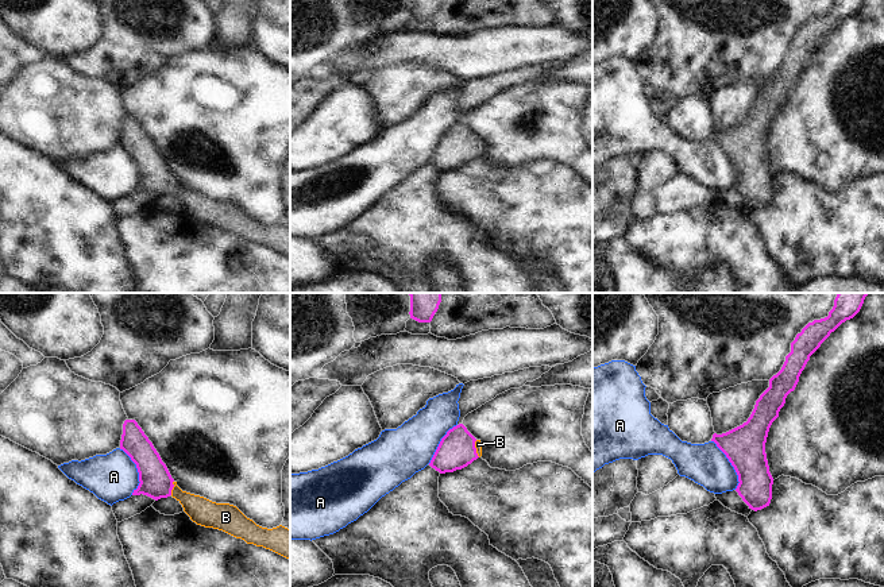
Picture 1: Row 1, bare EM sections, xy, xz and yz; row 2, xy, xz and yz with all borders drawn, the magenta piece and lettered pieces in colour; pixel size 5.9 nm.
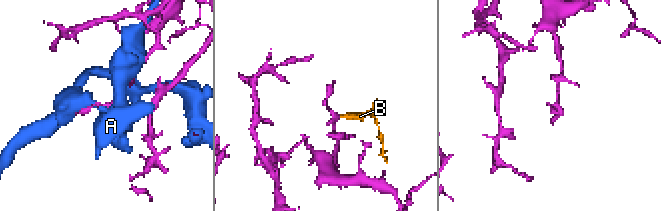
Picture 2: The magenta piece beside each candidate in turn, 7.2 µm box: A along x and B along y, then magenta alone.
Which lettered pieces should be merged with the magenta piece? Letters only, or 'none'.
B

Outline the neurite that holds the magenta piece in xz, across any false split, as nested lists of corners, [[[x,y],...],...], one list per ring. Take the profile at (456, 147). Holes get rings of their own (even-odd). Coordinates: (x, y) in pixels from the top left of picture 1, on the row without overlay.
[[[459,121],[441,136],[429,163],[440,171],[453,170],[480,154],[480,138],[476,138],[463,121]]]

